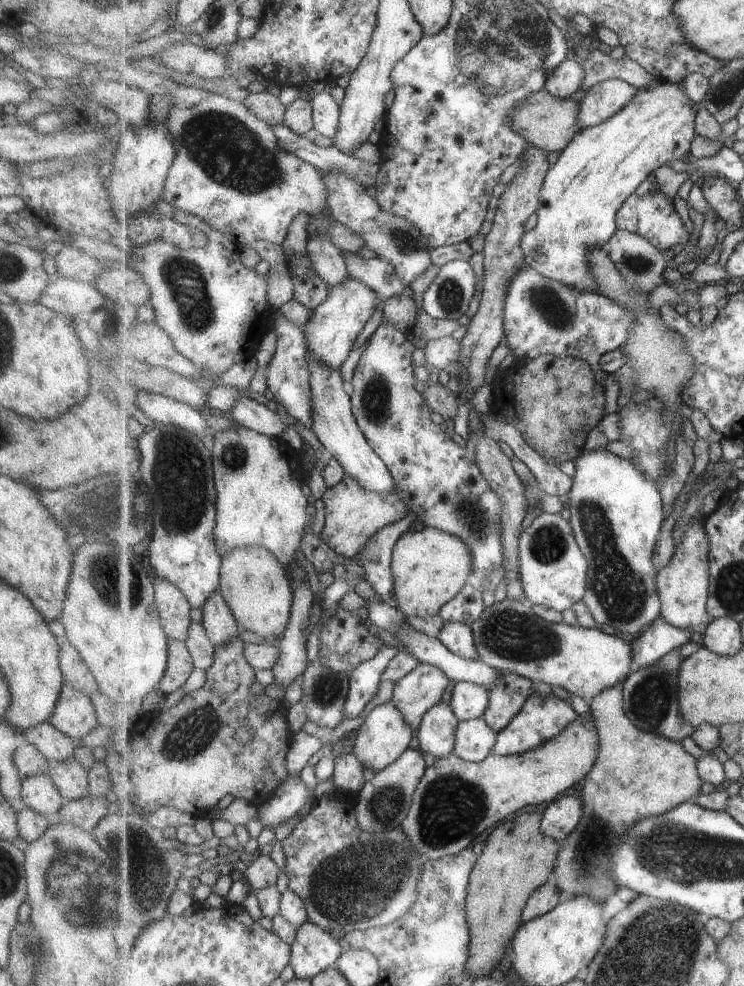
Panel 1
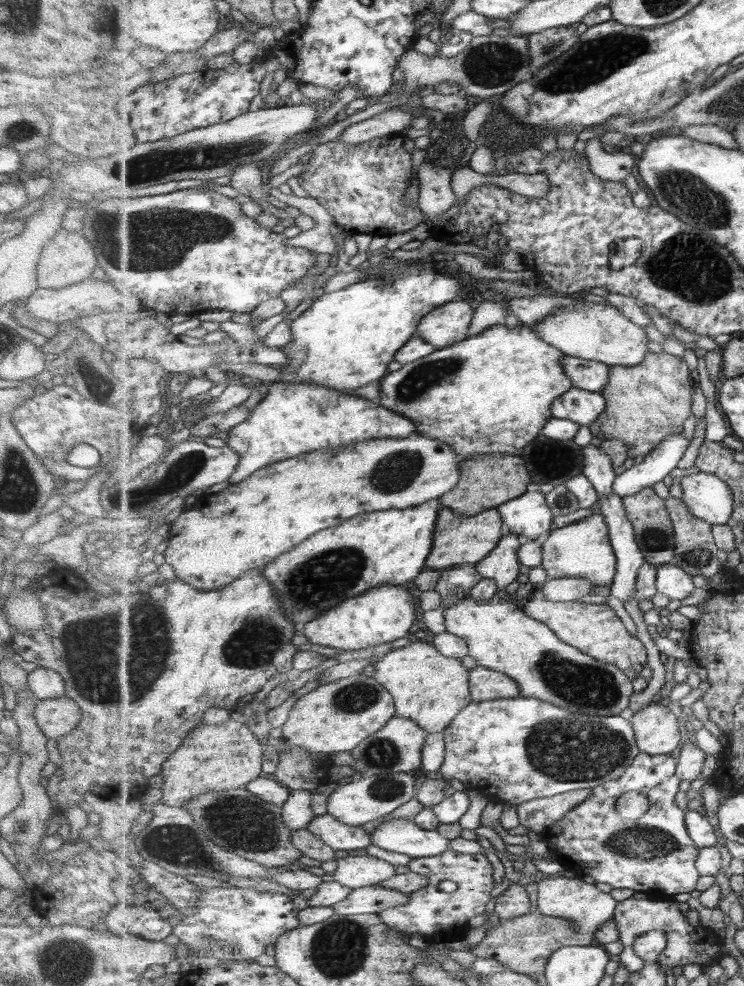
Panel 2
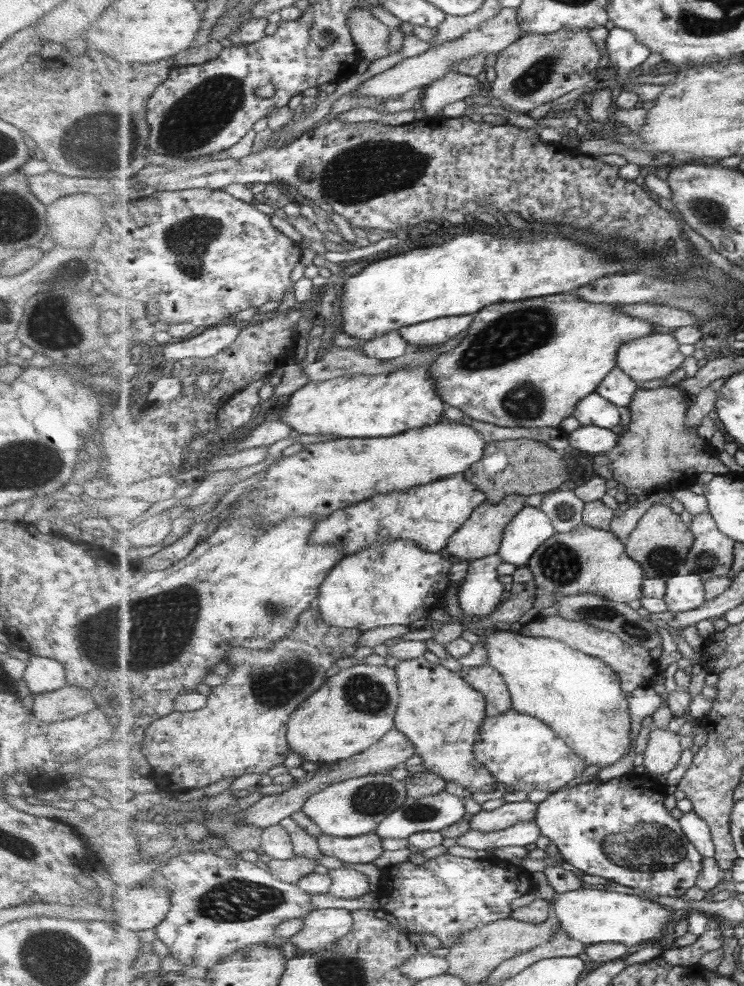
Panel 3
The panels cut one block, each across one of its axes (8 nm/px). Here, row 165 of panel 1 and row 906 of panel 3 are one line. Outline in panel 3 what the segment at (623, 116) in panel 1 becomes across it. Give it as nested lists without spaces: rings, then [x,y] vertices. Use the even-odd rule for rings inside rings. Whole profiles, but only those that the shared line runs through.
[[[587,888],[563,894],[555,892],[553,911],[559,918],[562,929],[573,939],[580,940],[586,945],[617,943],[636,947],[643,942],[648,944],[649,940],[665,936],[665,928],[674,924],[682,914],[651,899],[644,900],[636,895]]]

